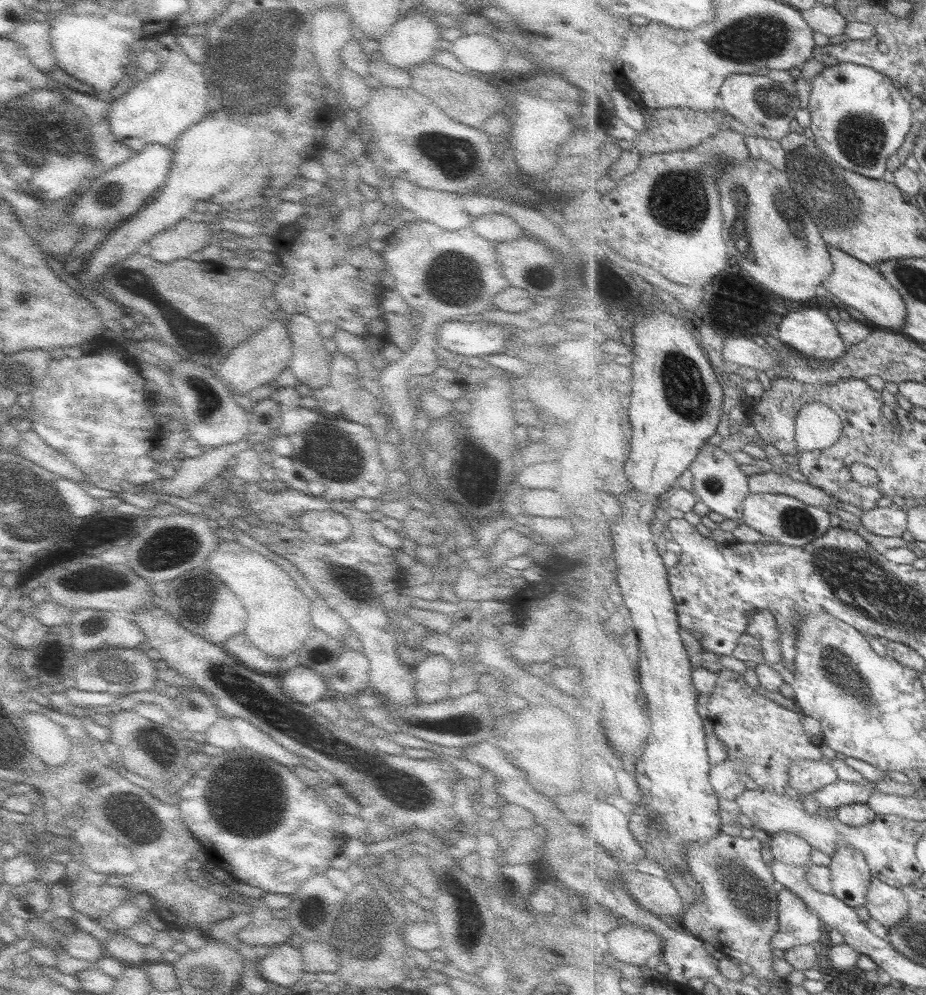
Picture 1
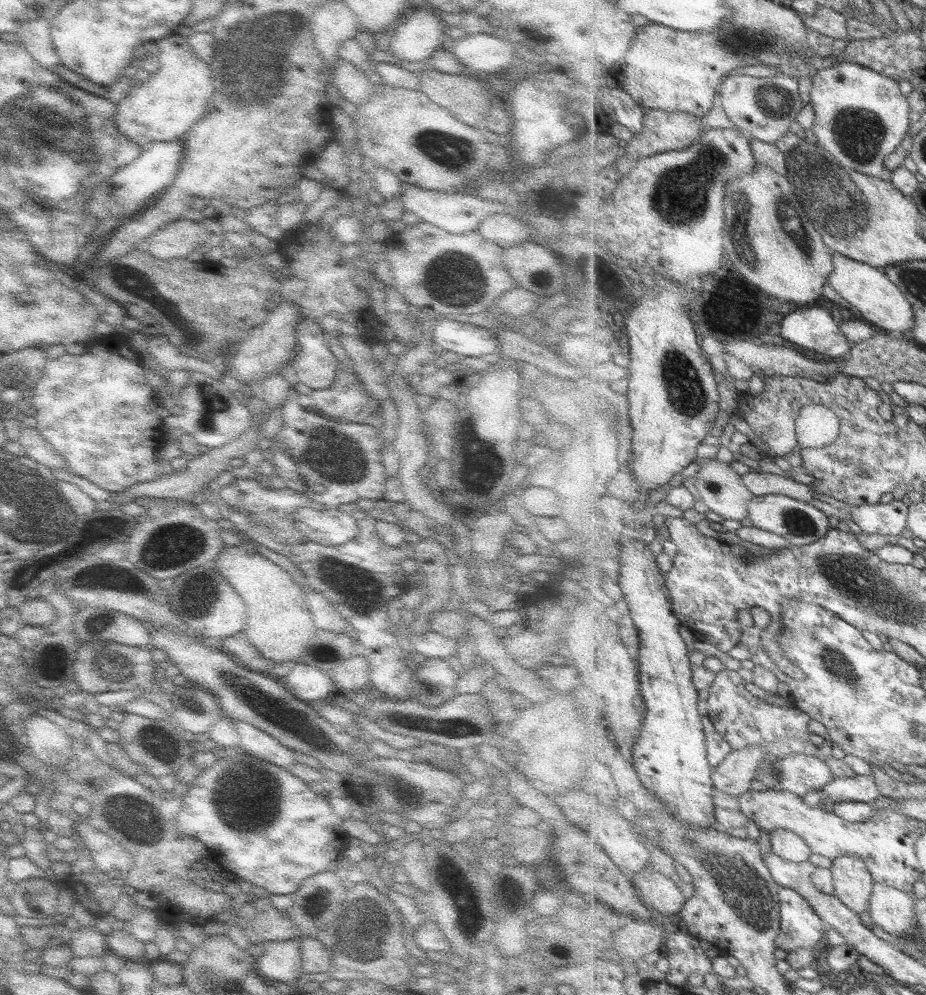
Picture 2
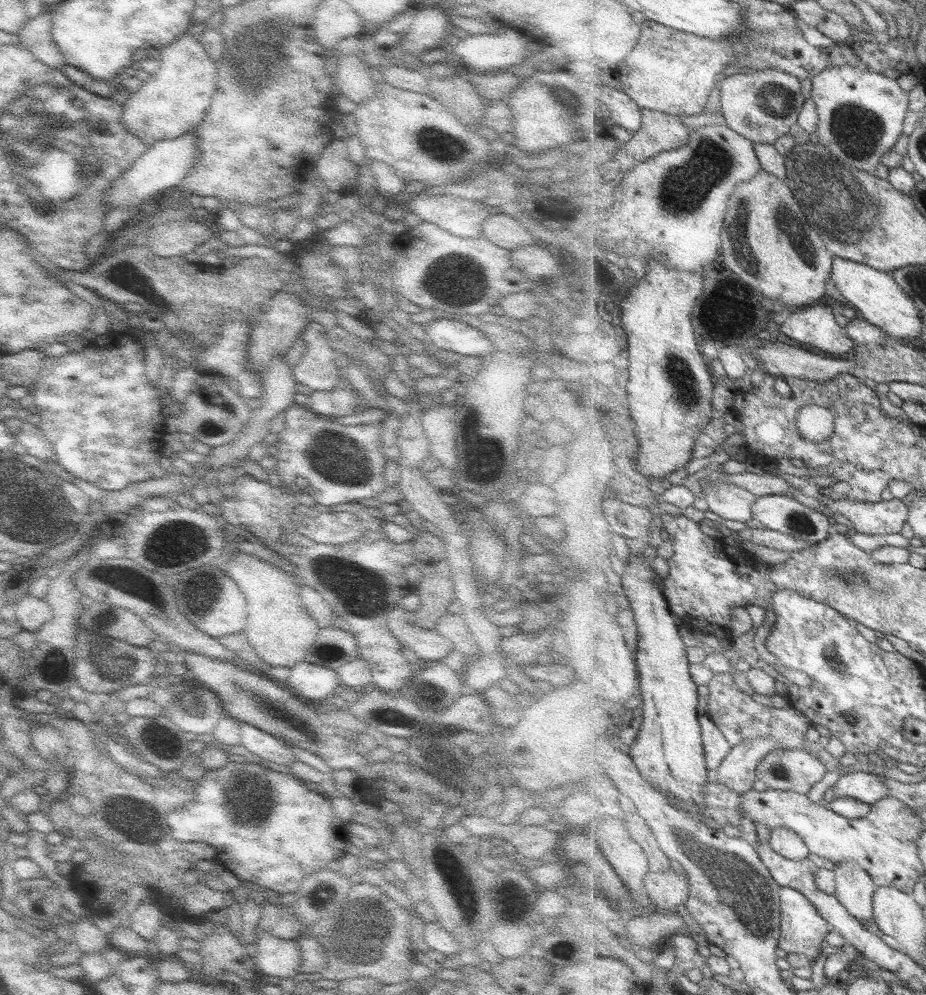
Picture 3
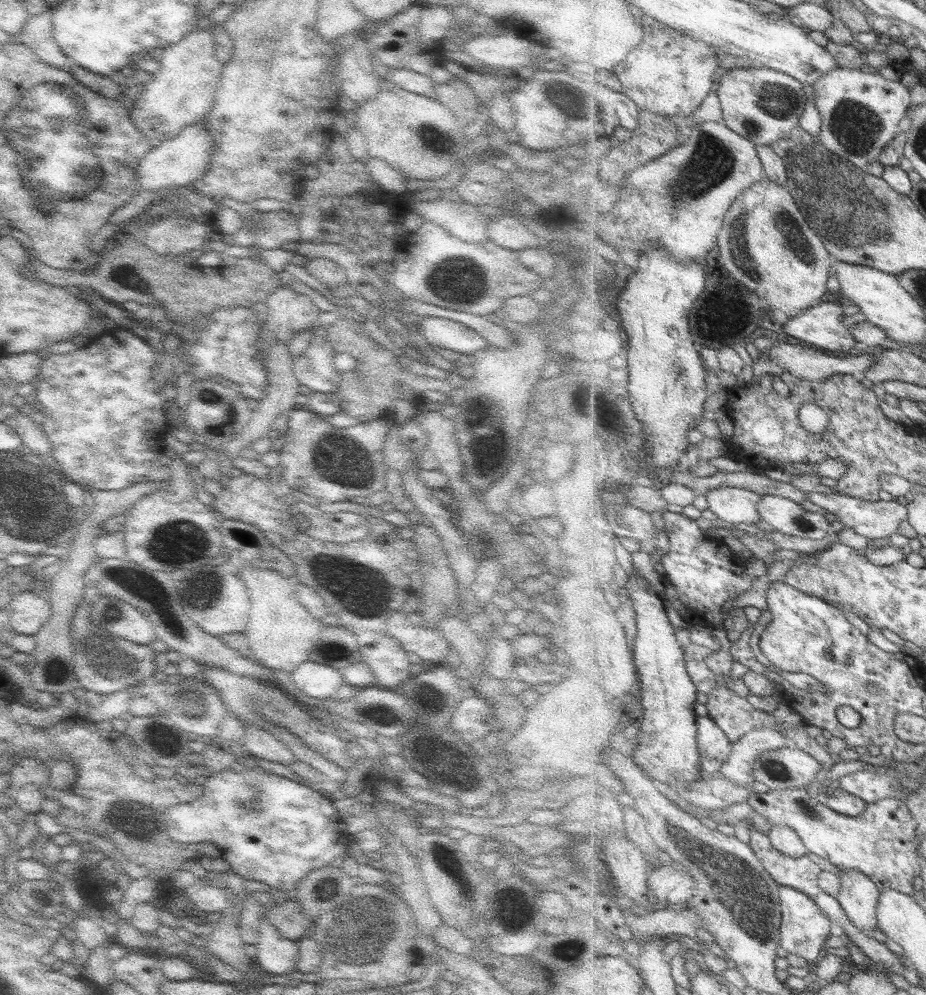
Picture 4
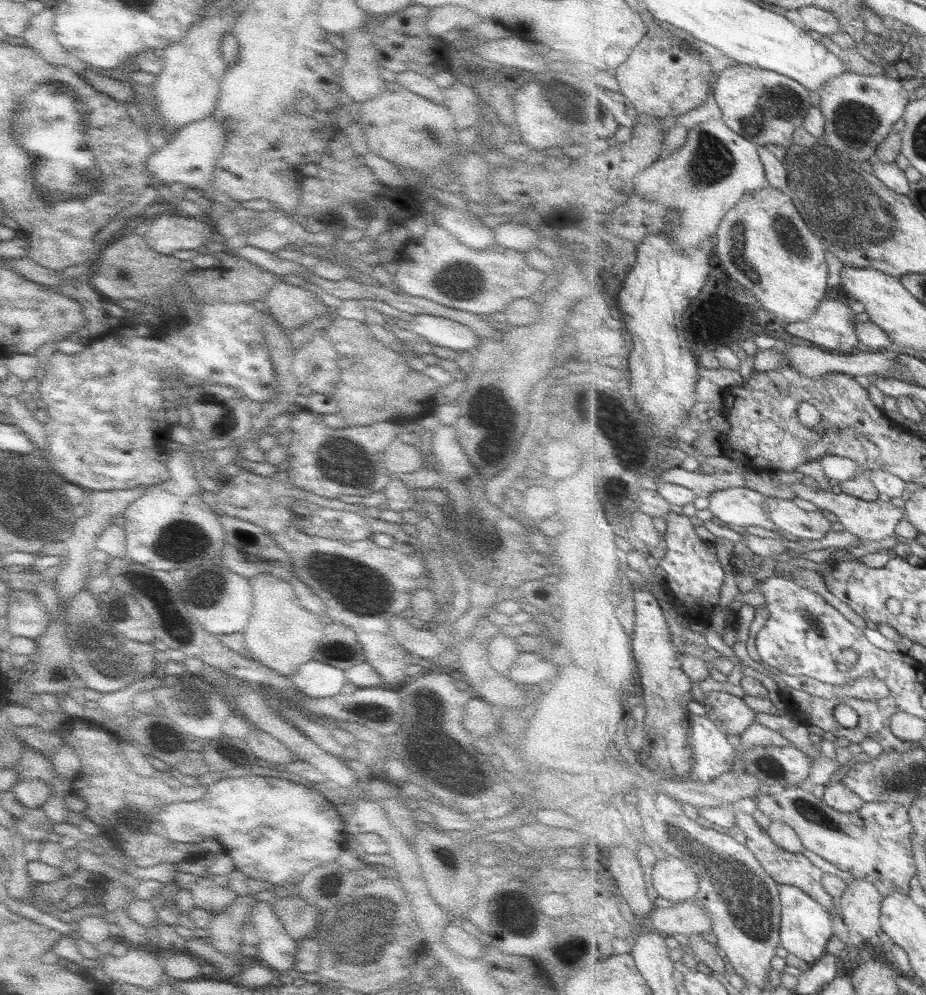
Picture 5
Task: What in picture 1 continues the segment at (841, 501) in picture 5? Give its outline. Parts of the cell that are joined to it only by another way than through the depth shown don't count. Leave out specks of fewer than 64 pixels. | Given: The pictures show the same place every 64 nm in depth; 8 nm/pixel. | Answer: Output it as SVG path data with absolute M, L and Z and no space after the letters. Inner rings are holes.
M891 504L889 507L877 507L861 511L862 526L879 536L903 536L908 530L908 508Z

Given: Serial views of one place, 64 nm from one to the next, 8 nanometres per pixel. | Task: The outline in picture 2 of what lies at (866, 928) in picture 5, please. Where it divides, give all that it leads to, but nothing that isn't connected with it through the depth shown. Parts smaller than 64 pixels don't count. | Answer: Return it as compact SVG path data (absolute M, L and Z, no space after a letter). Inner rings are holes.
M843 855L830 866L834 878L833 895L859 914L868 911L872 899L874 878L862 858Z

